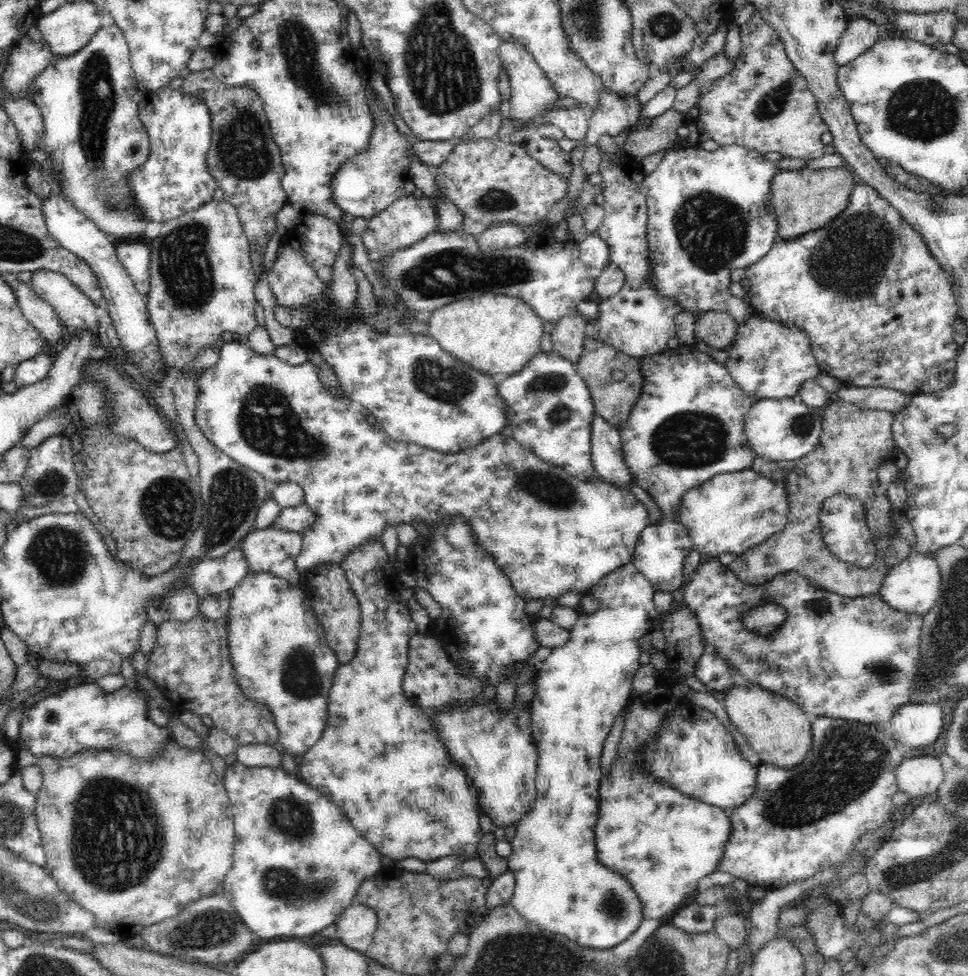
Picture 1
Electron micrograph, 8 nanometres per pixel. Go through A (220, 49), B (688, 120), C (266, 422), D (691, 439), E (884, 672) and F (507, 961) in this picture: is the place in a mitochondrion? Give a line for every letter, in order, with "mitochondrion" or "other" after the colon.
A: other
B: other
C: mitochondrion
D: mitochondrion
E: mitochondrion
F: mitochondrion

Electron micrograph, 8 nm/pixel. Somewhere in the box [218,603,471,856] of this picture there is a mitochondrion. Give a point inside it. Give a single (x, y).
(299, 673)

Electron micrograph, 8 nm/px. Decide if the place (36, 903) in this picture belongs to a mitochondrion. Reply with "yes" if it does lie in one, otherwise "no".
yes

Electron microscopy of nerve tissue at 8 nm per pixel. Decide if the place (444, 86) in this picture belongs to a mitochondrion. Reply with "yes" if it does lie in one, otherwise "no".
yes

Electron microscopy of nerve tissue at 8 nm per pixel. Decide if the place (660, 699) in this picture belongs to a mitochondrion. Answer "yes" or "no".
no

